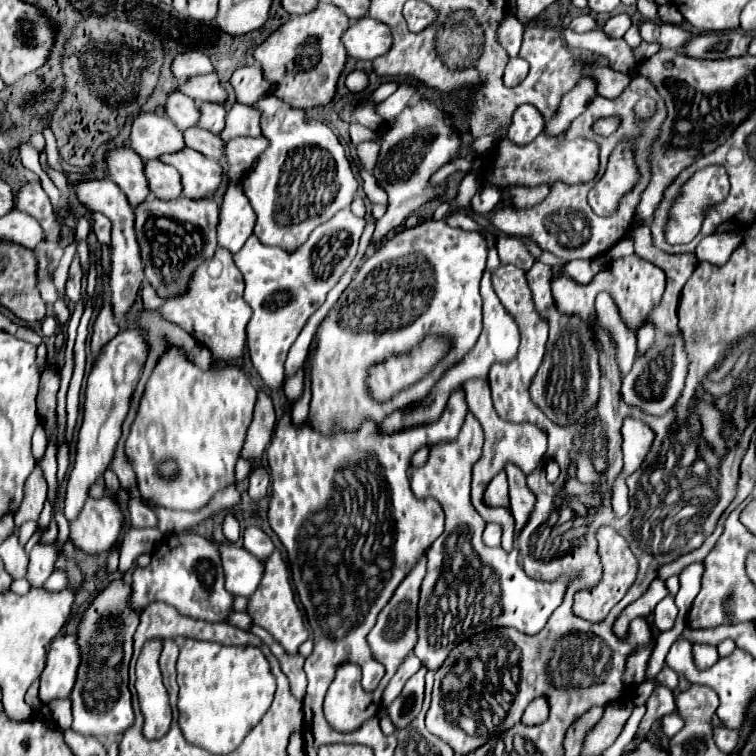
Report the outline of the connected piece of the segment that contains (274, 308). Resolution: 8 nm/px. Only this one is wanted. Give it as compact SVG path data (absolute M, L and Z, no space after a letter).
M345 208L329 222L317 226L309 240L293 254L277 246L263 246L255 236L251 236L245 246L233 254L233 262L245 278L245 300L253 308L253 316L247 326L249 356L253 368L271 390L279 390L283 386L283 364L289 348L311 314L325 302L327 292L339 282L353 262L363 228L365 220Z

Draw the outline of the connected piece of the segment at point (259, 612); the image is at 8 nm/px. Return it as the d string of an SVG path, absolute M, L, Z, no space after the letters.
M275 550L267 560L265 560L265 574L261 580L261 586L257 588L257 592L249 598L249 614L253 618L253 624L265 628L289 654L297 654L299 646L309 638L309 632L305 628L303 616L295 604L295 594L293 588L289 584L289 570L287 570L287 562L283 560L283 556L279 554L279 550Z

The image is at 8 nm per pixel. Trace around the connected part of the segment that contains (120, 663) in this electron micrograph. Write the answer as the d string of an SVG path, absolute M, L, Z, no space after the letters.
M113 580L87 608L79 626L81 668L71 694L73 730L83 736L121 736L135 722L129 692L129 660L133 654L133 634L139 626L139 612L129 608L129 582Z

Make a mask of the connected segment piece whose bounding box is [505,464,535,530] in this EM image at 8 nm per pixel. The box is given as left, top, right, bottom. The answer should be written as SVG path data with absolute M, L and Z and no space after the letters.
M507 464L505 472L509 478L509 498L511 512L515 516L515 530L521 530L525 528L525 522L535 506L535 494L529 490L525 474L515 464Z

